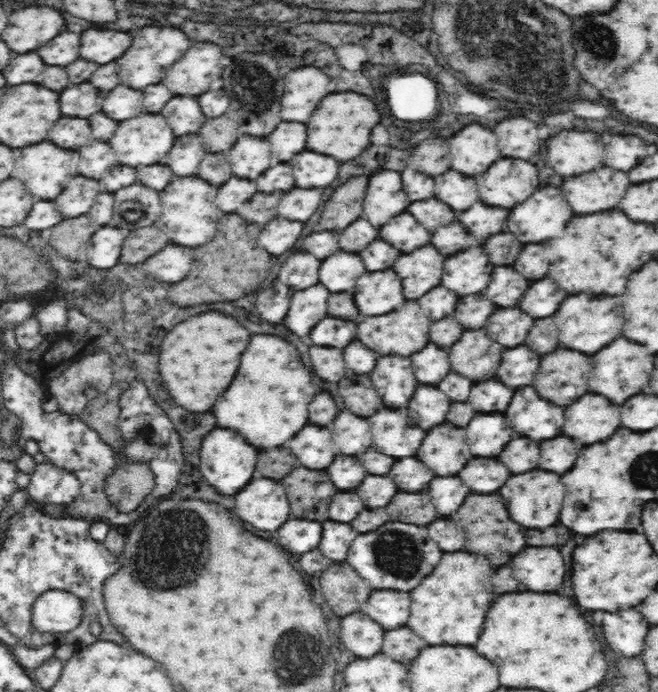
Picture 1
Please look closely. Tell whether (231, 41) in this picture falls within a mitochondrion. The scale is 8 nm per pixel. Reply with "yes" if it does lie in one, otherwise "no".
yes

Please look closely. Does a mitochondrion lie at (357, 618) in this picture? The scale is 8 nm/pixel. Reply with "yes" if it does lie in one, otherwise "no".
no

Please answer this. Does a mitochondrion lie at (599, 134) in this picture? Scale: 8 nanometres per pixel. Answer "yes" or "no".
no

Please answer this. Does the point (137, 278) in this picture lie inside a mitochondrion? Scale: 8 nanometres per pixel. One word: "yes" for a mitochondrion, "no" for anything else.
yes

